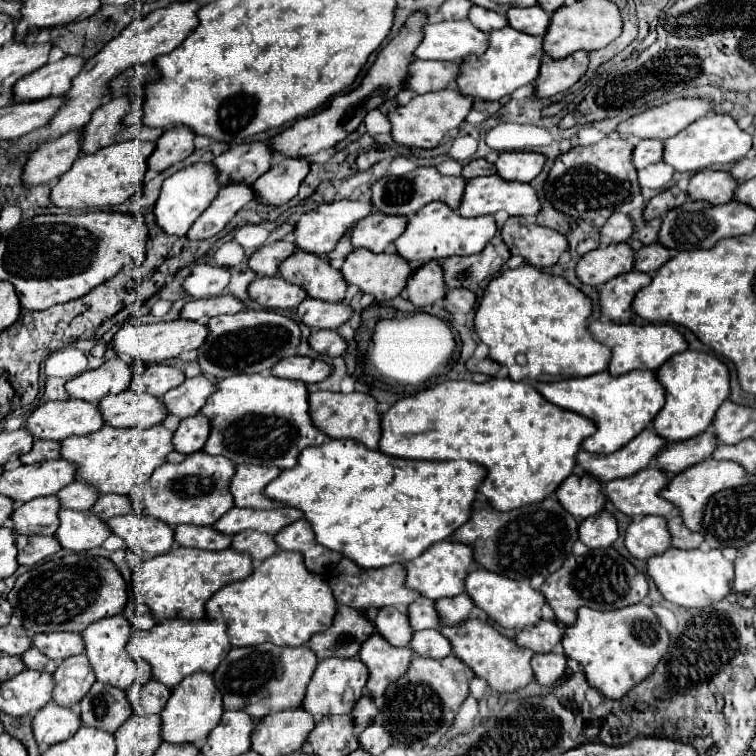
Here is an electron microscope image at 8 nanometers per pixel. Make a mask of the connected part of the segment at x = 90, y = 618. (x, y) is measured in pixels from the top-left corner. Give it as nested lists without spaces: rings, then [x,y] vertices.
[[[69,553],[61,559],[43,561],[19,575],[7,599],[29,635],[53,631],[81,633],[103,617],[123,613],[129,593],[125,579],[111,559],[89,553]]]

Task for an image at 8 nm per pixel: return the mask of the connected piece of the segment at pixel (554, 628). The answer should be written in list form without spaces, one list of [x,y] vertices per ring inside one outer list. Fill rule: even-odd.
[[[541,619],[531,629],[523,629],[515,635],[517,645],[527,647],[535,653],[549,653],[555,651],[563,639],[565,627],[555,619]]]

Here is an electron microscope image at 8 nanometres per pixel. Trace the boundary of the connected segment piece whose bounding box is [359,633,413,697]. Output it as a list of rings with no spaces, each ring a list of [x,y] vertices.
[[[373,633],[361,647],[359,659],[369,669],[367,687],[373,697],[381,697],[389,683],[397,681],[409,669],[413,653],[407,647],[389,647],[381,635]]]

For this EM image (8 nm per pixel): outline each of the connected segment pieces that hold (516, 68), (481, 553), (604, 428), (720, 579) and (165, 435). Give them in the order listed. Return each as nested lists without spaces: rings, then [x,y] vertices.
[[[511,27],[491,31],[489,47],[485,49],[485,55],[469,55],[469,59],[461,61],[461,75],[457,75],[455,79],[457,89],[461,95],[473,97],[473,99],[497,101],[537,79],[541,55],[543,55],[541,37],[531,37]]]
[[[555,495],[509,513],[493,511],[489,501],[479,497],[473,503],[471,519],[459,527],[453,539],[475,547],[475,561],[479,567],[511,579],[527,579],[539,571],[547,571],[555,557],[563,557],[563,553],[565,557],[571,555],[573,543],[579,539],[579,521],[561,507]]]
[[[601,371],[581,379],[539,383],[537,391],[551,403],[595,421],[595,435],[583,441],[583,449],[591,453],[619,451],[625,443],[629,443],[629,439],[633,439],[633,435],[639,435],[665,405],[665,389],[661,387],[657,373],[653,371],[629,371],[619,377]]]
[[[671,547],[663,555],[651,557],[647,561],[647,571],[663,597],[681,607],[709,607],[729,597],[733,591],[733,561],[725,559],[719,549],[681,551]]]
[[[153,425],[145,431],[139,429],[117,429],[101,427],[89,435],[67,437],[61,441],[61,457],[79,465],[79,479],[95,485],[99,493],[119,493],[129,495],[135,485],[145,483],[149,475],[167,461],[167,455],[173,451],[173,433],[163,425]]]

